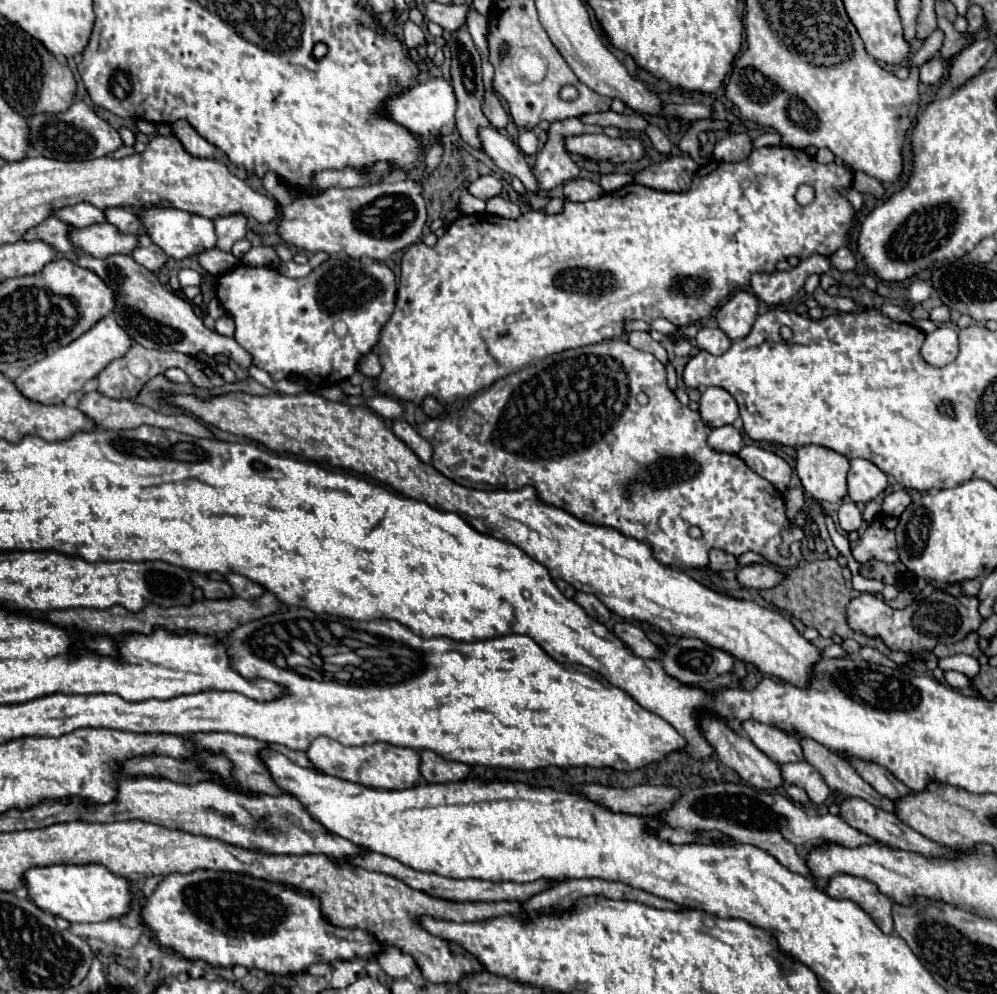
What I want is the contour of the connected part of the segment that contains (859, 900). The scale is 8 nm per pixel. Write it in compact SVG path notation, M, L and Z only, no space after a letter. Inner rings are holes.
M836 875L832 877L832 881L828 883L826 895L830 895L832 899L848 899L854 901L862 911L866 911L874 923L884 931L884 933L892 933L894 925L892 925L892 901L888 897L884 897L876 885L872 885L870 881L864 881L862 877L852 877L852 875Z

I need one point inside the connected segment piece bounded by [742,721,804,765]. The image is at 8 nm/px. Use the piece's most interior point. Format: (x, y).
(783, 748)

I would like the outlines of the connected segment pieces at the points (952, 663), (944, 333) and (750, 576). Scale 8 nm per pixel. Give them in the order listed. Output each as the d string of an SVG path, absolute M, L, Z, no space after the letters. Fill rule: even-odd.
M952 655L952 657L946 657L946 659L938 659L938 667L942 671L960 671L964 673L966 677L974 677L978 673L978 661L970 655Z
M940 327L926 335L922 345L922 357L934 367L944 367L952 363L958 355L958 331L954 327Z
M746 565L746 567L740 567L740 575L736 577L740 581L742 587L748 587L748 589L770 589L772 585L778 585L784 575L778 573L772 565Z

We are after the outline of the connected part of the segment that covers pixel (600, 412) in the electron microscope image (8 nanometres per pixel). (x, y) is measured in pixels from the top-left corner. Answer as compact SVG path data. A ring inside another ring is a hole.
M606 339L602 343L594 343L594 345L586 345L586 347L578 347L578 349L568 349L568 351L556 353L552 357L534 361L532 365L520 369L518 373L512 373L512 375L496 381L492 387L488 387L484 393L480 393L468 407L454 411L454 413L448 413L438 419L428 419L422 425L418 425L418 433L426 441L430 441L430 445L434 447L432 465L440 473L444 473L448 479L454 479L454 481L468 479L472 483L488 483L494 487L504 487L508 491L532 485L544 503L560 507L582 521L588 521L594 525L606 525L606 527L612 527L612 529L616 529L636 541L648 543L658 553L658 561L662 565L678 567L678 569L702 569L702 567L708 567L708 551L722 549L722 551L732 553L736 557L740 557L746 551L756 551L756 553L764 555L772 565L778 565L784 569L796 567L802 561L802 543L800 541L790 545L792 555L788 559L778 555L778 545L782 543L780 531L788 525L786 503L784 503L782 493L770 481L766 481L764 477L760 477L752 469L748 469L748 465L738 455L720 453L720 451L710 449L706 443L706 437L710 431L712 429L702 423L700 413L692 411L688 405L682 405L676 399L676 395L670 391L670 387L666 383L666 367L662 367L662 363L652 353L644 353L644 351L634 349L626 339ZM640 391L646 391L646 395L650 399L648 405L640 405L636 401L636 395ZM694 525L702 531L700 539L692 539L688 535L688 529Z

